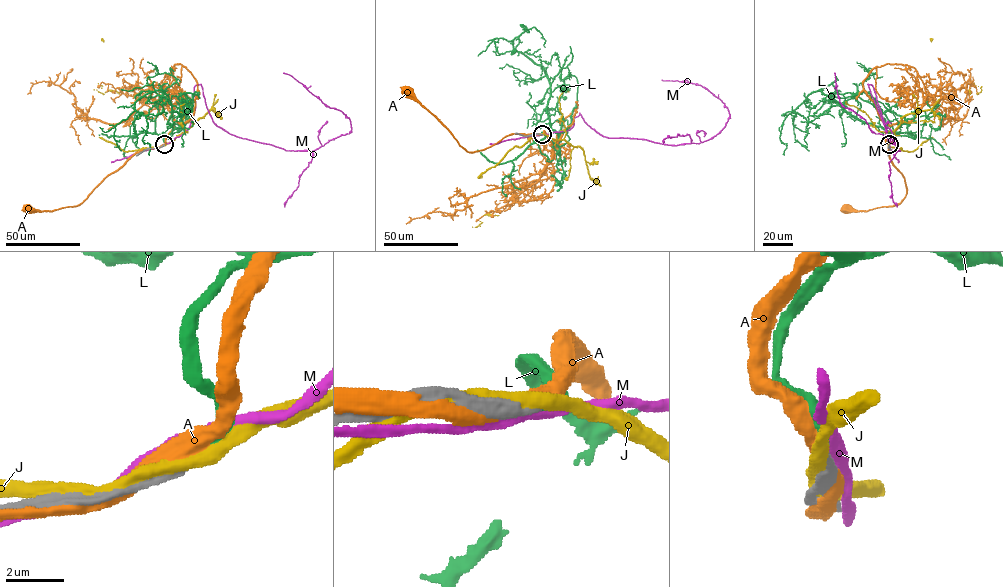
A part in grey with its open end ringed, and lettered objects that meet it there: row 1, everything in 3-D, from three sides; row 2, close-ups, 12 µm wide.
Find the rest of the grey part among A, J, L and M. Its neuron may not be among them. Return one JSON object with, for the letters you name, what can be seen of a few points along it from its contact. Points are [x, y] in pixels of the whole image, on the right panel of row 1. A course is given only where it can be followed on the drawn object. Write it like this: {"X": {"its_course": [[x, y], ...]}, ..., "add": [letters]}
{"L": {"its_course": [[889, 144], [887, 124], [869, 96], [829, 93], [850, 92], [905, 119], [942, 116], [939, 127], [930, 124]]}, "add": ["L"]}

